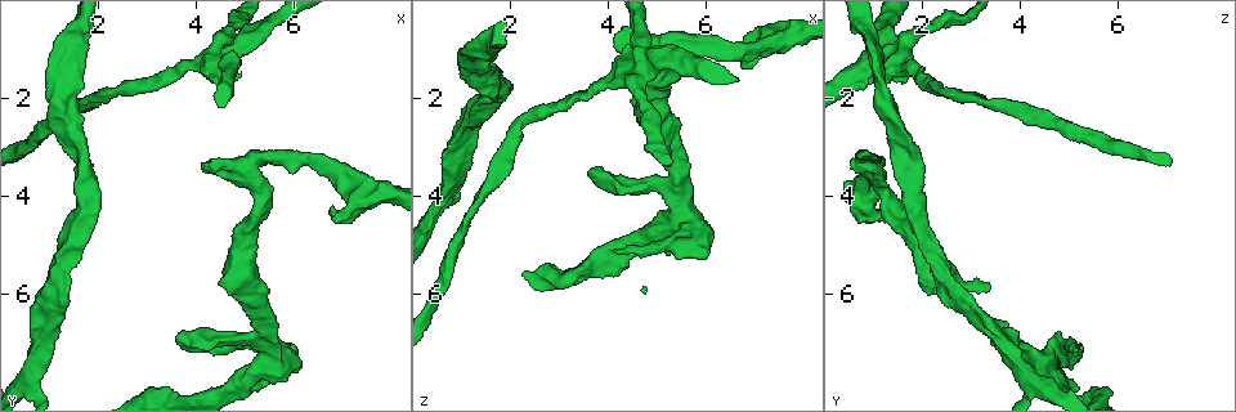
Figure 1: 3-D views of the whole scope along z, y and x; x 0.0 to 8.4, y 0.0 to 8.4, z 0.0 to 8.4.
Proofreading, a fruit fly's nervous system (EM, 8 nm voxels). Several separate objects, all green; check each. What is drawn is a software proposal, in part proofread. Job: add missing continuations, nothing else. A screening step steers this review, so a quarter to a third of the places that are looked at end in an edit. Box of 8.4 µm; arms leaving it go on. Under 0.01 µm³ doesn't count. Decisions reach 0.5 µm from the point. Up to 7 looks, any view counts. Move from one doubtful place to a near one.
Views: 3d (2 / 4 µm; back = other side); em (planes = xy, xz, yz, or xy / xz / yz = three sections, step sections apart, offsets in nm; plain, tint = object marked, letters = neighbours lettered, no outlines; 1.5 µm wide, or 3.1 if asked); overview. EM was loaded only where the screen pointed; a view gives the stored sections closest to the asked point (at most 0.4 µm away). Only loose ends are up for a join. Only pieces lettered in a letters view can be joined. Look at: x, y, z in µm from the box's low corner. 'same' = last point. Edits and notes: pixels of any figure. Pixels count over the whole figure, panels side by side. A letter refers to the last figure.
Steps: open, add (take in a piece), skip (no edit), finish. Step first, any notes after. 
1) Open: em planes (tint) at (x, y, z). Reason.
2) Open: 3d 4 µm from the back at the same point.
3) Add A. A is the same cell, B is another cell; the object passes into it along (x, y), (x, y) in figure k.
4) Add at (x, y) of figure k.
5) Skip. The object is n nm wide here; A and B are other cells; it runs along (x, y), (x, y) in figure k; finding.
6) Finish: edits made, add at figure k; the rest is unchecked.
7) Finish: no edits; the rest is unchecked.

Open: em planes (letters) at (6.10, 7.50, 4.85). An open end.

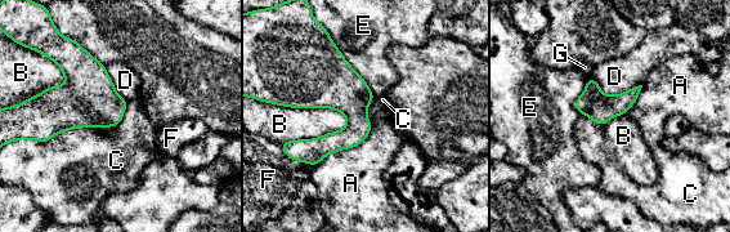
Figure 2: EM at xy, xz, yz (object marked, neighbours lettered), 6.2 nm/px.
Skip. A, B, C, D, E, F and G are other cells; none of them fits.

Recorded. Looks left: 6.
Open: 3d 4 µm at (1.35, 6.30, 2.65). Free end.

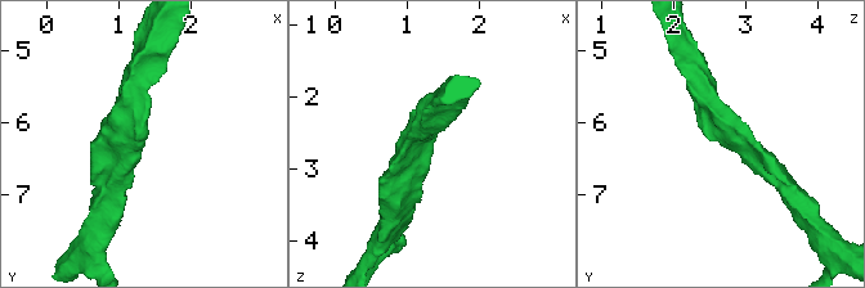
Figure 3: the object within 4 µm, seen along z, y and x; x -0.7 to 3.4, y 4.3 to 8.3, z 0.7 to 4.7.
Open: em planes (plain) at (1.35, 6.30, 2.65).

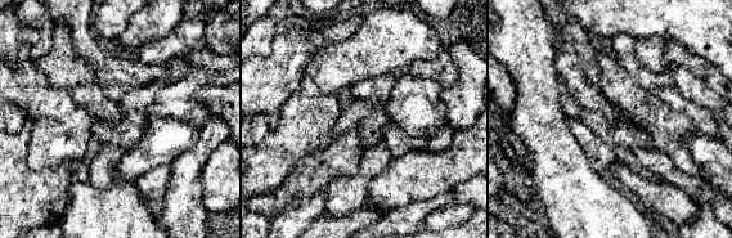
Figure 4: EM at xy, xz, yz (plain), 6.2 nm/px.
Open: em planes (letters) at the same point.

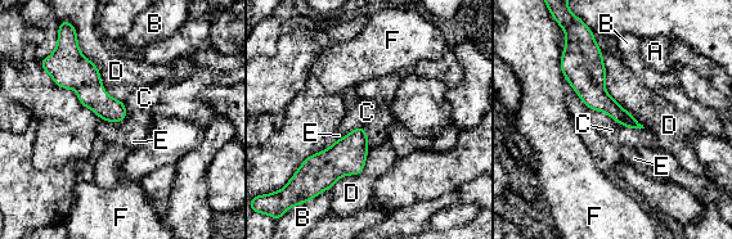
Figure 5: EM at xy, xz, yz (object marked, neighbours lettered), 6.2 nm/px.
Skip. A, B, C, D, E and F are other cells; a border runs along (587, 107), (606, 112), (625, 127) in figure 5; no lettered piece goes on from it.

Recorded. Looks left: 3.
Open: em planes (tint) at (6.95, 4.10, 0.90). Branch stops here.

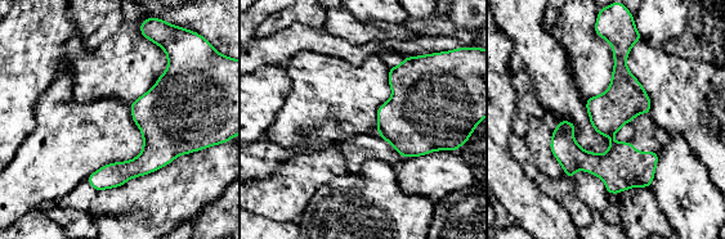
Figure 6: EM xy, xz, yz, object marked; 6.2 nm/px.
Open: em planes (letters) at the same point.

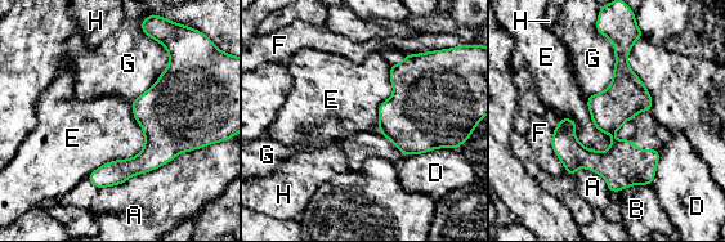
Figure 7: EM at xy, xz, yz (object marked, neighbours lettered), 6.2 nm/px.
Skip. A, B, D, E, F, G and H are other cells; it runs along (620, 45), (613, 188) in figure 7; none of them fits.

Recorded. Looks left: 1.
Finish: no edits; the rest is unchecked.

